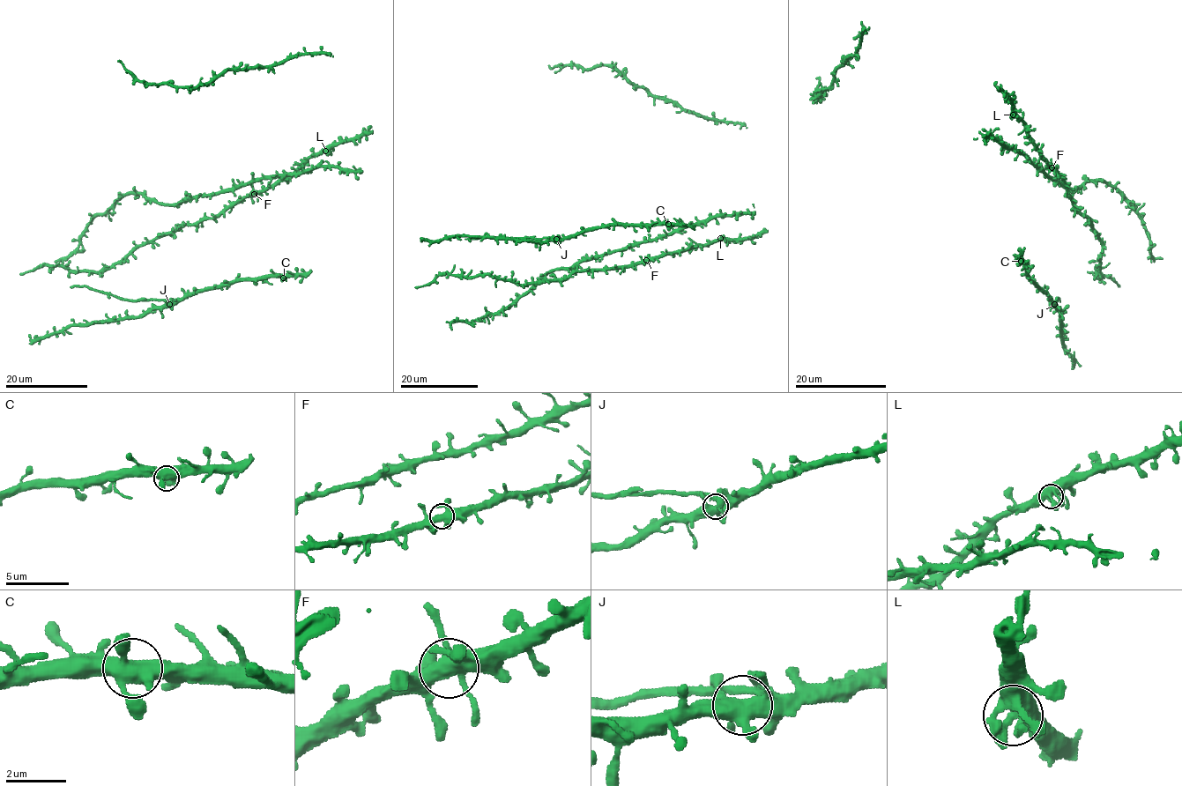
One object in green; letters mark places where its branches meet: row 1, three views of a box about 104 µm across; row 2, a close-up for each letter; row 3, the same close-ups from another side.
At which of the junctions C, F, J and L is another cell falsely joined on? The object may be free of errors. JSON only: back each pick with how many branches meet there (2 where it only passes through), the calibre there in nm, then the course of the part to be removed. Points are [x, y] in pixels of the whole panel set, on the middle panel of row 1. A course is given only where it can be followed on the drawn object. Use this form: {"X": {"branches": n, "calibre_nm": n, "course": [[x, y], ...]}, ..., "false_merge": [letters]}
{"J": {"branches": 7, "calibre_nm": 500, "course": [[556, 240], [553, 237], [465, 239]]}, "false_merge": ["J"]}

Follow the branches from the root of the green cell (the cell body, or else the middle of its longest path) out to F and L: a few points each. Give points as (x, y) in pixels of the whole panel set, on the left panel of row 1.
F: (275, 185), (254, 194)
L: (275, 185), (291, 179), (310, 157), (325, 151)

